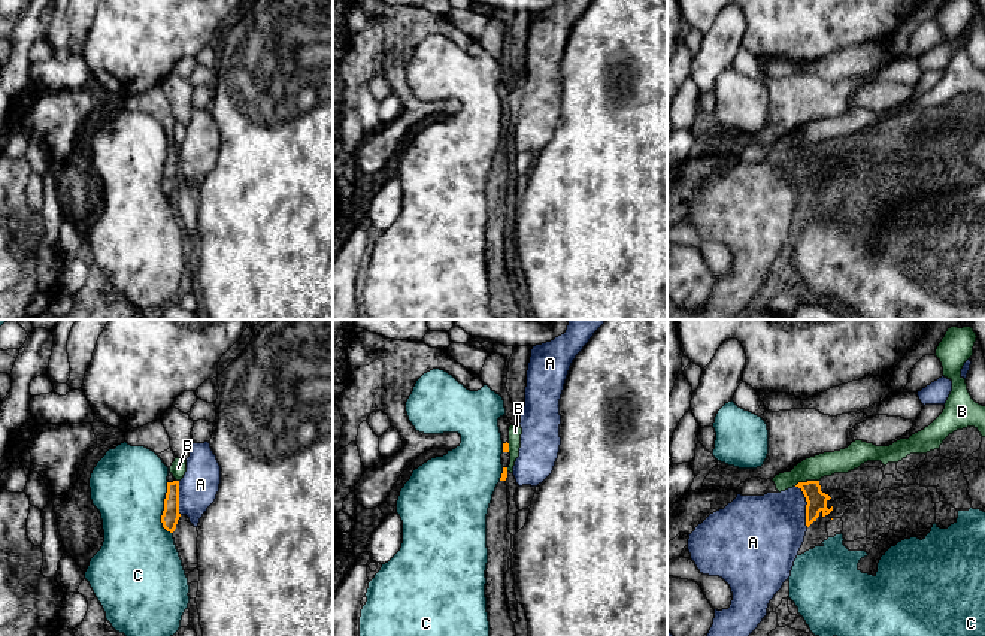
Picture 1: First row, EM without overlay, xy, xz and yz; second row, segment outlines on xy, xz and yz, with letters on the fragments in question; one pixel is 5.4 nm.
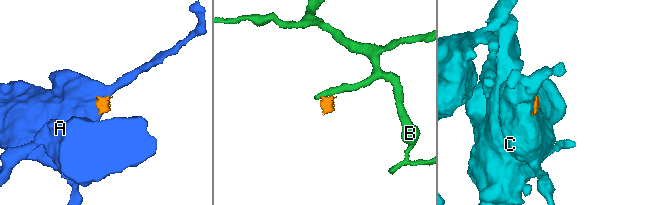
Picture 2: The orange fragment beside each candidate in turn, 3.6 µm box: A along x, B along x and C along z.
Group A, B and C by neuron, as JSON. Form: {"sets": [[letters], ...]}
{"sets": [["A"], ["B"], ["C"]]}

